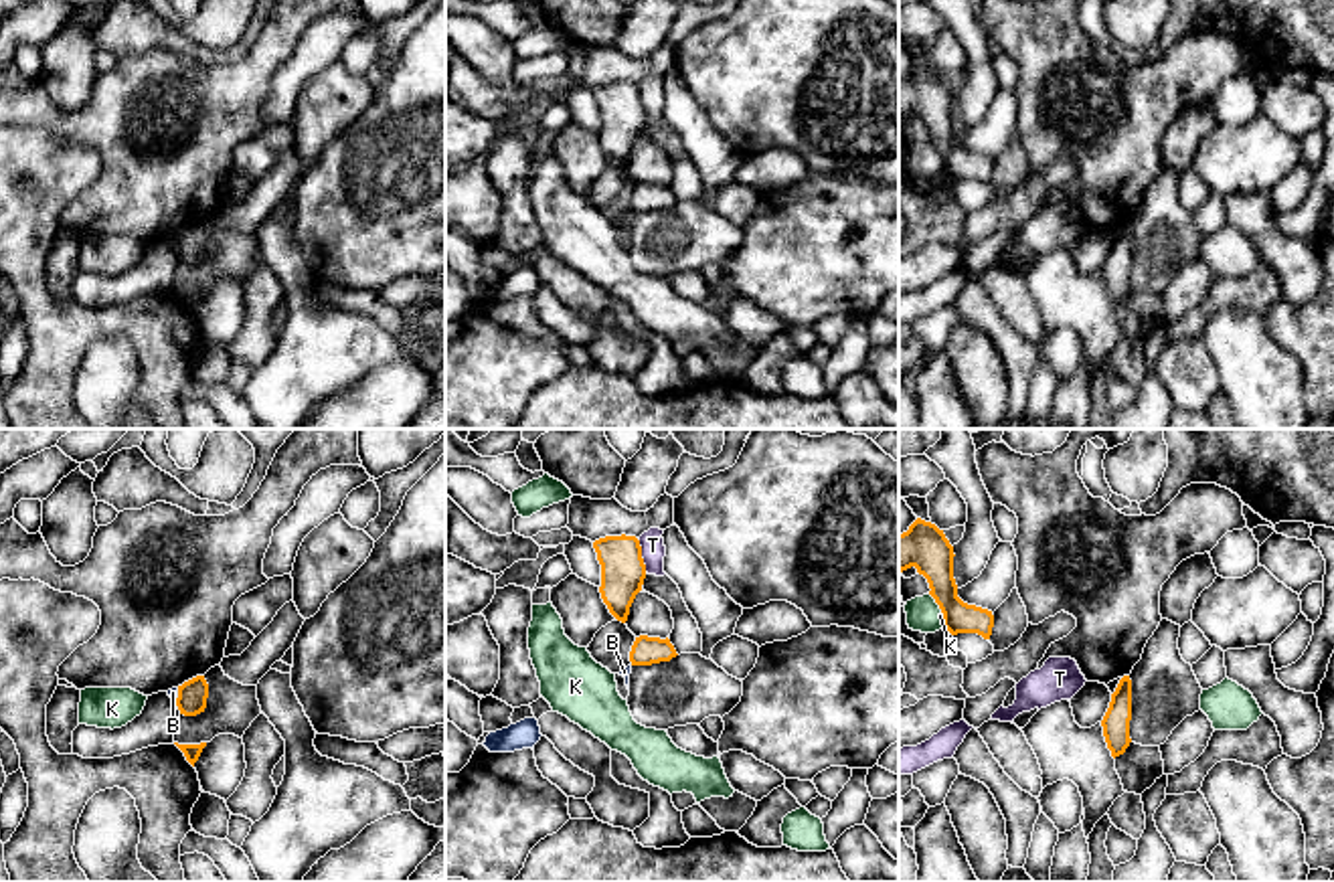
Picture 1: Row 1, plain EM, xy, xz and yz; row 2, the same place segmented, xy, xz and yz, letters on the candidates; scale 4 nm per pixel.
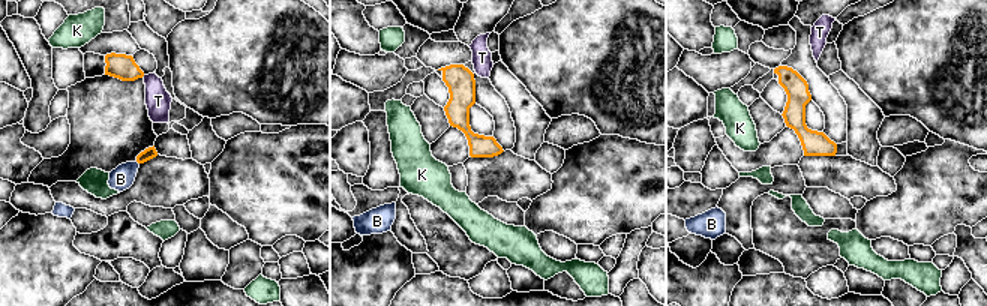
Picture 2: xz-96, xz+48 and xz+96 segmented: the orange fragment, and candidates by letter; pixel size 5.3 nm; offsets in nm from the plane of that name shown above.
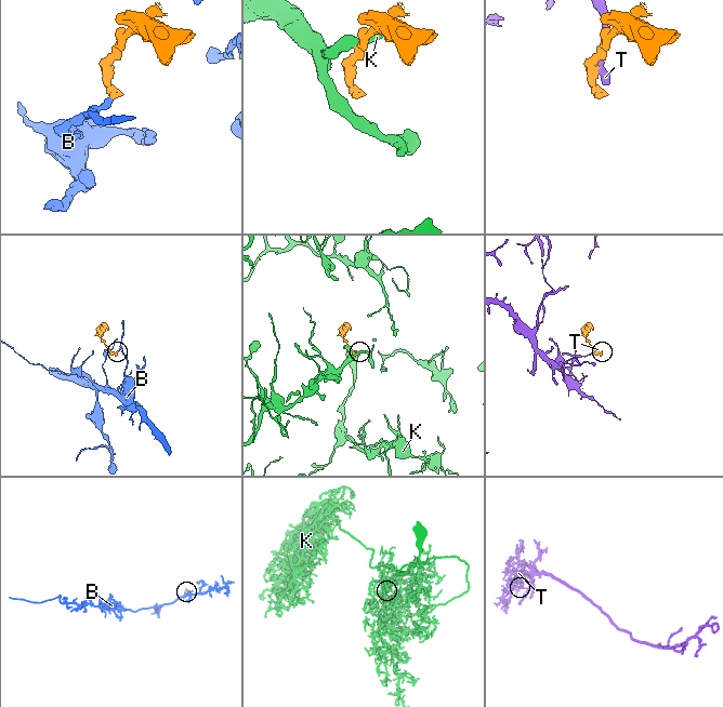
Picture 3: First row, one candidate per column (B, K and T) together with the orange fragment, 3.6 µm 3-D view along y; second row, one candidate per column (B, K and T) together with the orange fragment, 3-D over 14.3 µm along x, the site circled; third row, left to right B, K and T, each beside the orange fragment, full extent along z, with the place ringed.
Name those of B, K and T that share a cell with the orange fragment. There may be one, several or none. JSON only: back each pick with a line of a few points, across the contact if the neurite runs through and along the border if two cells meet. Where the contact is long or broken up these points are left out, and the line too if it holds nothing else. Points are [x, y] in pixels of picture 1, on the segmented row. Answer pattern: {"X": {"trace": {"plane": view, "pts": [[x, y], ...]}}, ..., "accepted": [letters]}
{"accepted": []}

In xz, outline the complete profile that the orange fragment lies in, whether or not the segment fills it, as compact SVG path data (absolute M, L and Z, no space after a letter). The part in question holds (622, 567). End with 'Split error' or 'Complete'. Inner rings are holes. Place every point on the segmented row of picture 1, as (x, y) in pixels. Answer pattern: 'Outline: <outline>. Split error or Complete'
Outline: M605 536L593 542L601 564L601 599L609 613L626 623L646 579L642 546L636 536Z. Complete

